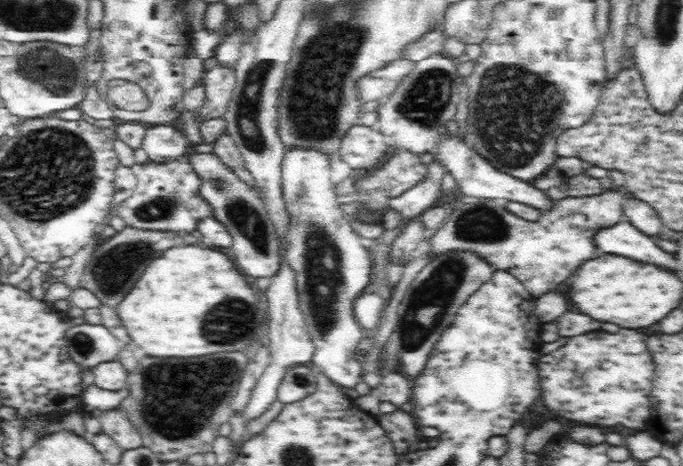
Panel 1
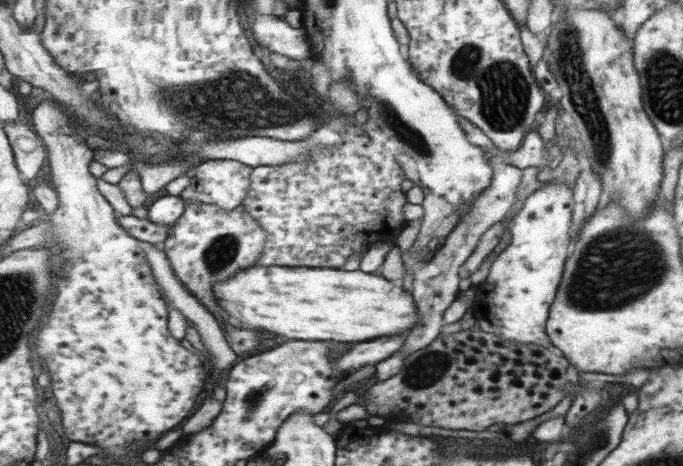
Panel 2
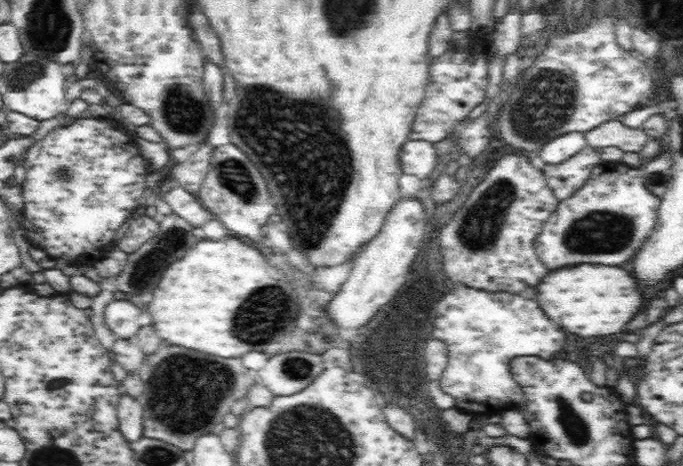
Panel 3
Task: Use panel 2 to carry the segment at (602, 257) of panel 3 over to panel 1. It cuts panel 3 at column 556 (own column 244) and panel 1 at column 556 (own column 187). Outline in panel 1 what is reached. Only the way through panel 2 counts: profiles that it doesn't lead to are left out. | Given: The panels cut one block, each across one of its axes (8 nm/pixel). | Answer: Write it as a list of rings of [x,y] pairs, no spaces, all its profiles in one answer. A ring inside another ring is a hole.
[[[621,189],[604,190],[598,195],[583,197],[566,197],[555,204],[552,211],[544,211],[536,222],[530,222],[512,214],[506,207],[504,199],[488,199],[482,204],[465,204],[454,211],[449,211],[440,228],[430,232],[430,254],[436,260],[442,254],[460,251],[471,252],[494,267],[496,271],[504,271],[515,276],[534,298],[544,292],[558,288],[584,260],[590,260],[596,254],[593,244],[593,232],[596,229],[610,227],[624,221],[623,204],[627,195]]]

